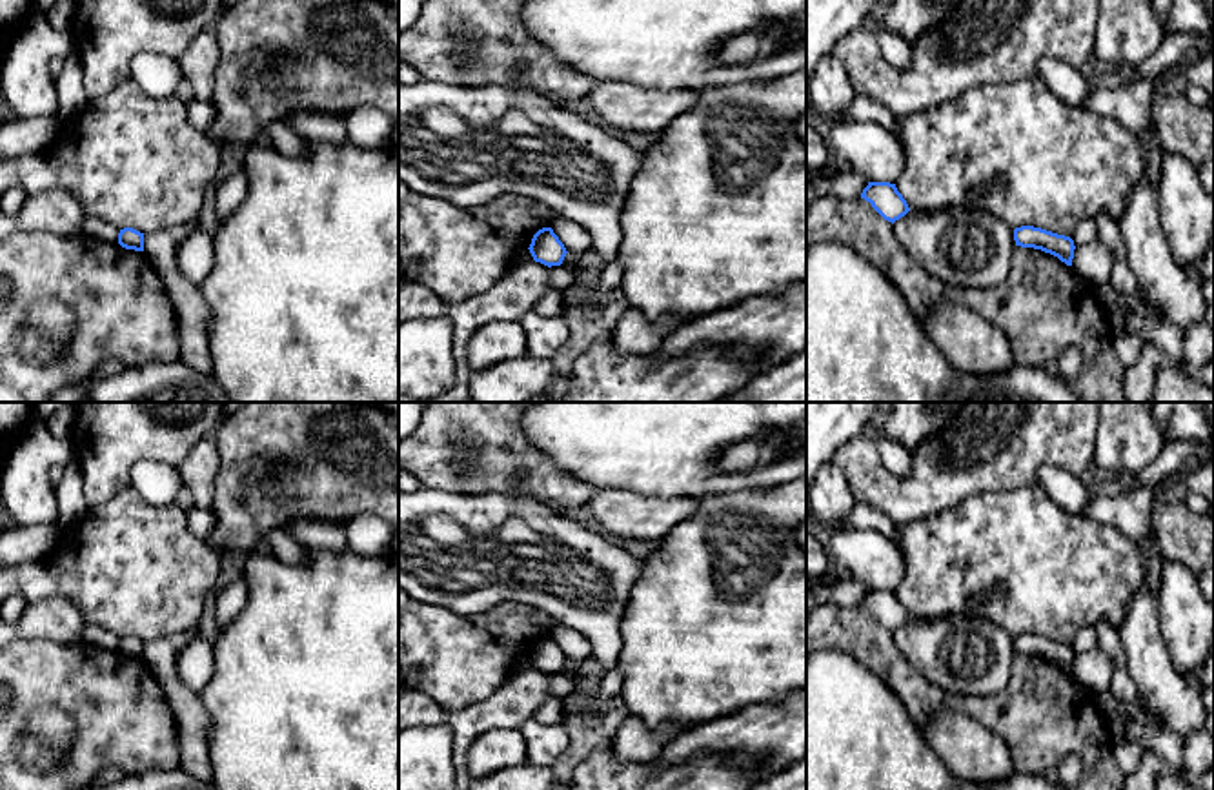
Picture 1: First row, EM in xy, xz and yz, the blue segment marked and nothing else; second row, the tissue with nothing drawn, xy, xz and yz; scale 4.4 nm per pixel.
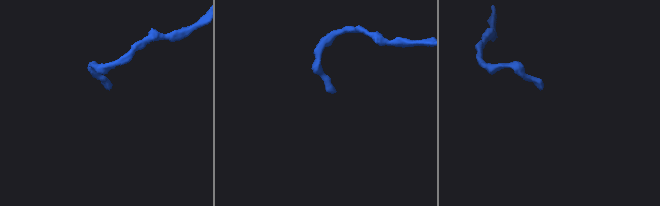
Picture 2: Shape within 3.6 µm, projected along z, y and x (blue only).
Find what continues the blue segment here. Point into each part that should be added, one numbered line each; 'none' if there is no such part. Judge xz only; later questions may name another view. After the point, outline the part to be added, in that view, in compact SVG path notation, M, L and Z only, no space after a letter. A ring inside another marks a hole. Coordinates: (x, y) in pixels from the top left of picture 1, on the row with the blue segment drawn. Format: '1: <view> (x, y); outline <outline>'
none

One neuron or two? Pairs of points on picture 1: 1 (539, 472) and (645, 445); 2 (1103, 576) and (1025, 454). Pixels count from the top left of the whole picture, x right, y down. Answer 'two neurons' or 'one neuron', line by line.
1: two neurons
2: two neurons

